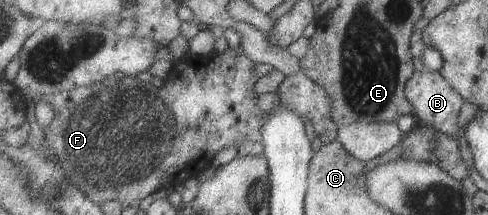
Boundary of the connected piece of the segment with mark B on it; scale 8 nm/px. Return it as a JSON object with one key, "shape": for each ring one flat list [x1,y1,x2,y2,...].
{"shape":[[416,72,409,79,405,93,418,122,451,138,460,136,457,123,465,101,438,72]]}

